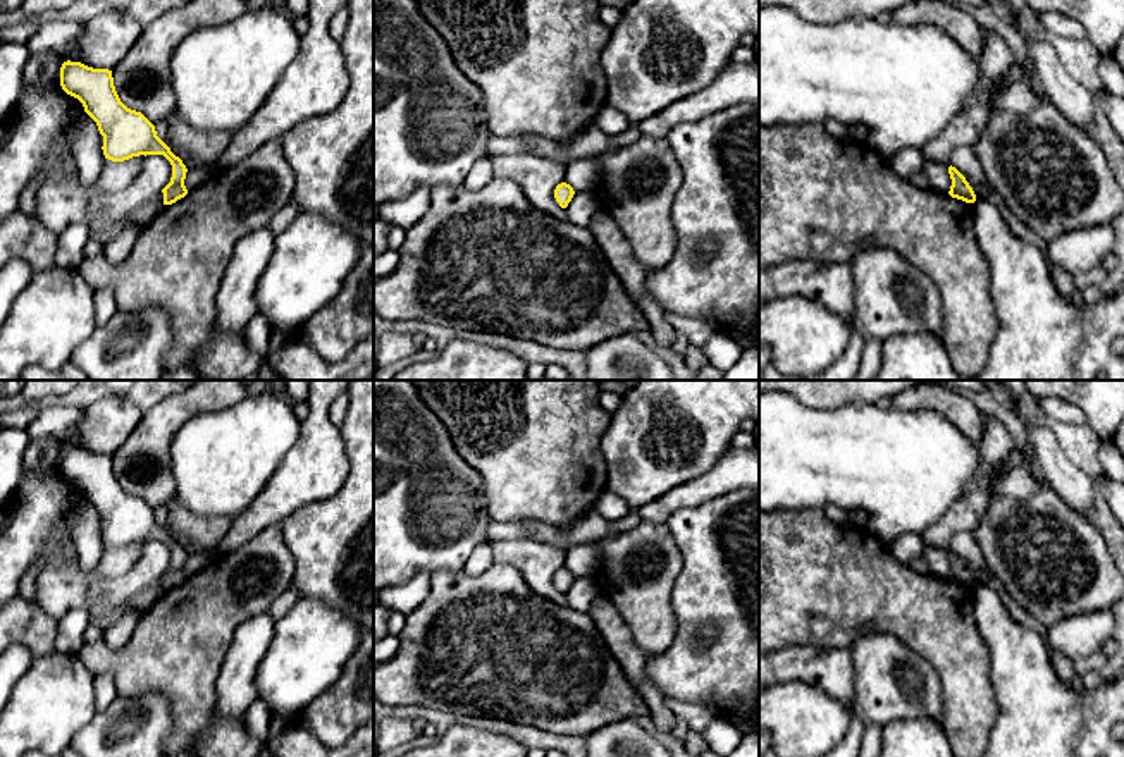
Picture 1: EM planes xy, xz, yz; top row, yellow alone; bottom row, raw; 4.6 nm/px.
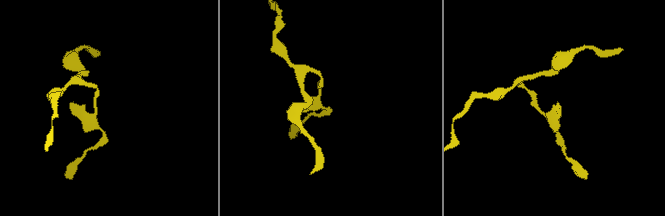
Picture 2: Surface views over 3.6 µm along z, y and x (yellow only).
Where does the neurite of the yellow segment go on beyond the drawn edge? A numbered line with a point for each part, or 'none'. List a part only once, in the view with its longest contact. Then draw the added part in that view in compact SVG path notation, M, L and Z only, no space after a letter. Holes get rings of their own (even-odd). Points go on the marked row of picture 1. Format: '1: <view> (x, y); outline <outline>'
none

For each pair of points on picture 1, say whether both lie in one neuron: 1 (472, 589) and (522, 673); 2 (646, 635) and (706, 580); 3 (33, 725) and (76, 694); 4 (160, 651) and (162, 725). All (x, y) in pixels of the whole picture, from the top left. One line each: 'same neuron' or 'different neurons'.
1: same neuron
2: different neurons
3: same neuron
4: different neurons

